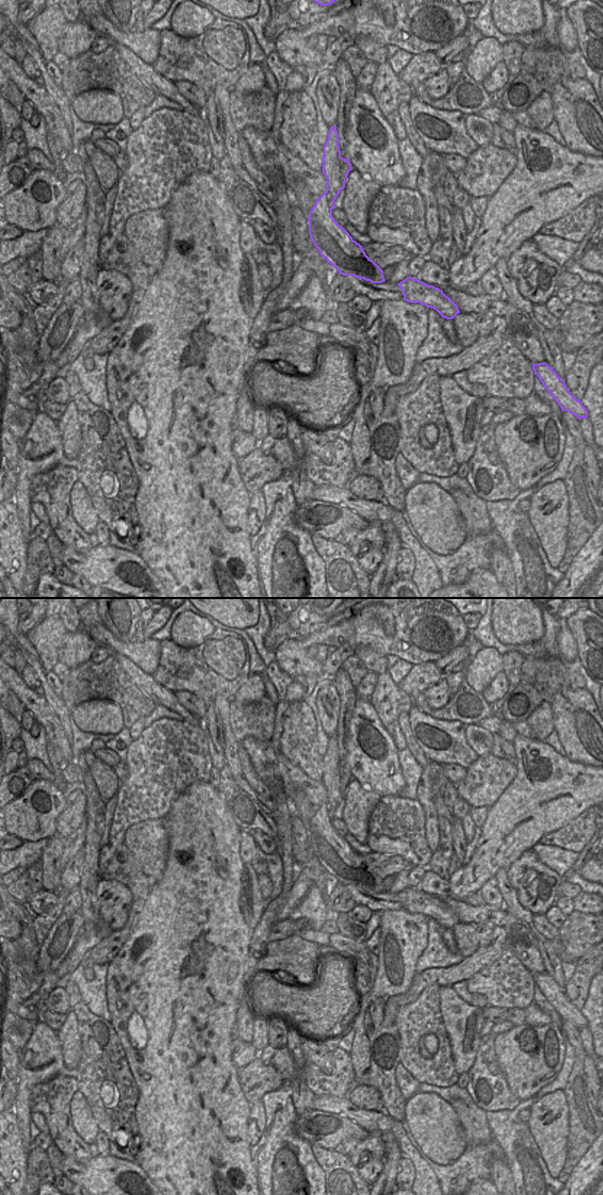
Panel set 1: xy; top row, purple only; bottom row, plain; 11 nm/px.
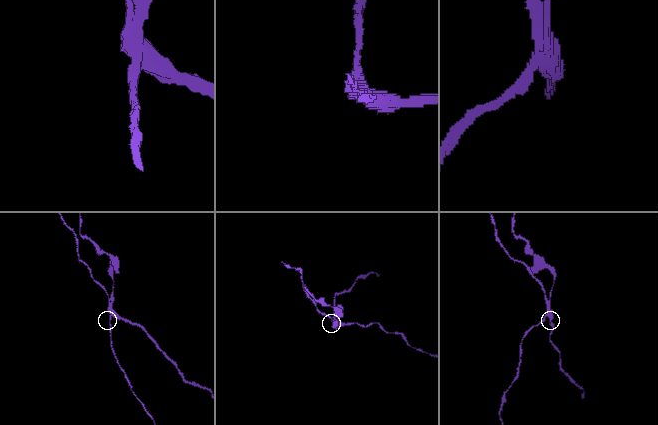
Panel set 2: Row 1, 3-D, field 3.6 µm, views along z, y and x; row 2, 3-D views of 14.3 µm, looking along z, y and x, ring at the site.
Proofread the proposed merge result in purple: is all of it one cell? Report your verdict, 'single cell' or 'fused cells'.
fused cells

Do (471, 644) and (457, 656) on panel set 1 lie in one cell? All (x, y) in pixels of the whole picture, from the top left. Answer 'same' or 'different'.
different

